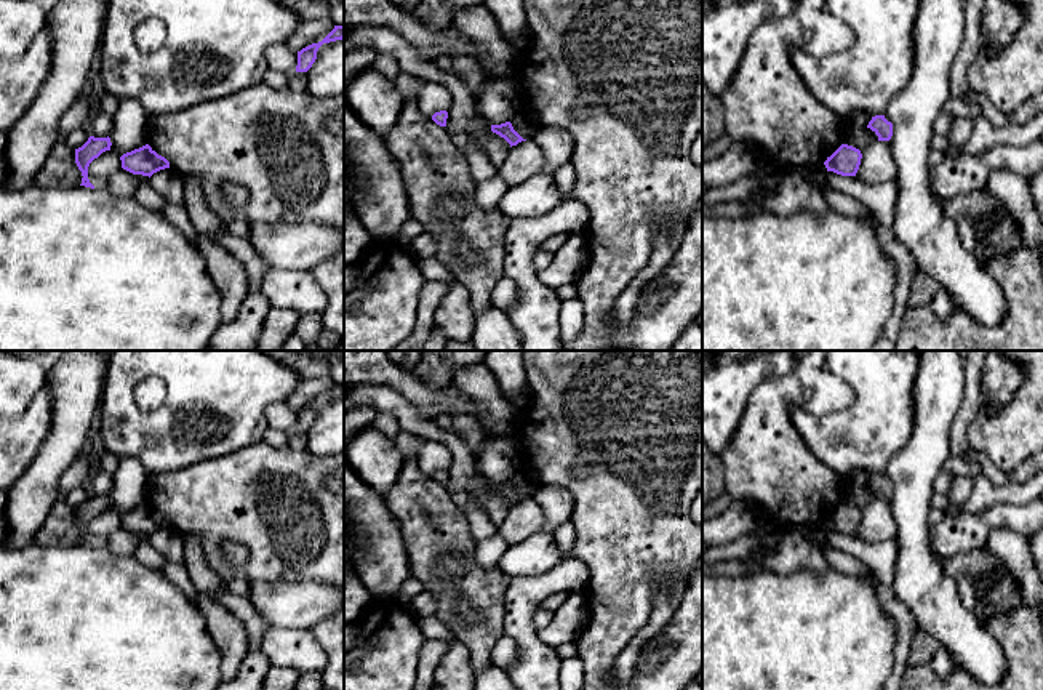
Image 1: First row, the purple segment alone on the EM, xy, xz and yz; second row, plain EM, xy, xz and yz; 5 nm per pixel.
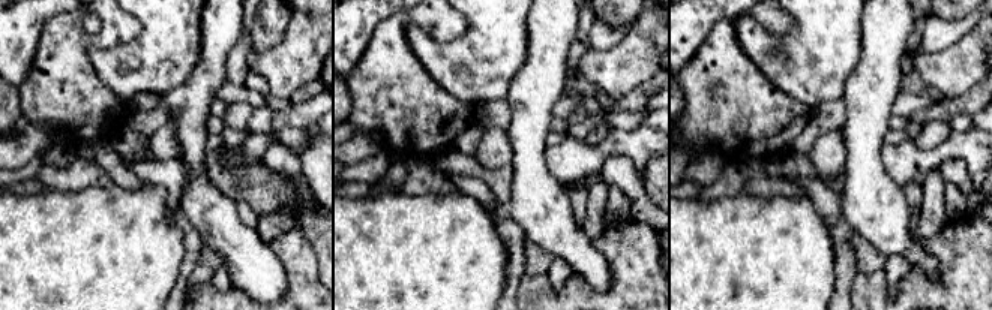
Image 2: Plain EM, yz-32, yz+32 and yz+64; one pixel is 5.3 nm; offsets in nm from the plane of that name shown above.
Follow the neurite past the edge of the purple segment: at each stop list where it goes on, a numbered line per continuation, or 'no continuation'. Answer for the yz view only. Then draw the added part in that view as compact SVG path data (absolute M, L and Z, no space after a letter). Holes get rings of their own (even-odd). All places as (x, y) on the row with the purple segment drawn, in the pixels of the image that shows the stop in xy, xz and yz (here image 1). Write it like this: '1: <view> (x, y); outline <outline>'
no continuation

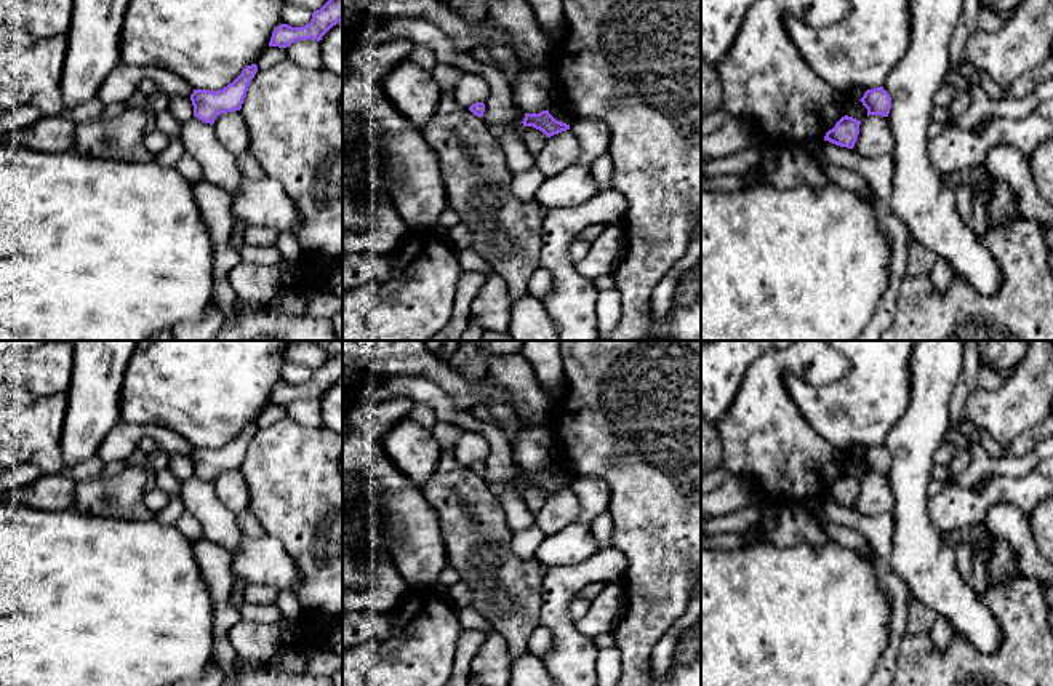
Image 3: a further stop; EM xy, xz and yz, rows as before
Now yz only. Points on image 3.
no continuation

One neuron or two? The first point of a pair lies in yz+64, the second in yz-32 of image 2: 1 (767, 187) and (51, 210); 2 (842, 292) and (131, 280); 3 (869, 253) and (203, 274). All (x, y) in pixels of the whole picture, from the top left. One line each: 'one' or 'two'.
1: two
2: two
3: one

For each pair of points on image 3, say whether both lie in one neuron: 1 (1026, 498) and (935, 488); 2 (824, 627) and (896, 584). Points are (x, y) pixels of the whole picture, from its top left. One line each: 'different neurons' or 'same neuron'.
1: different neurons
2: different neurons

